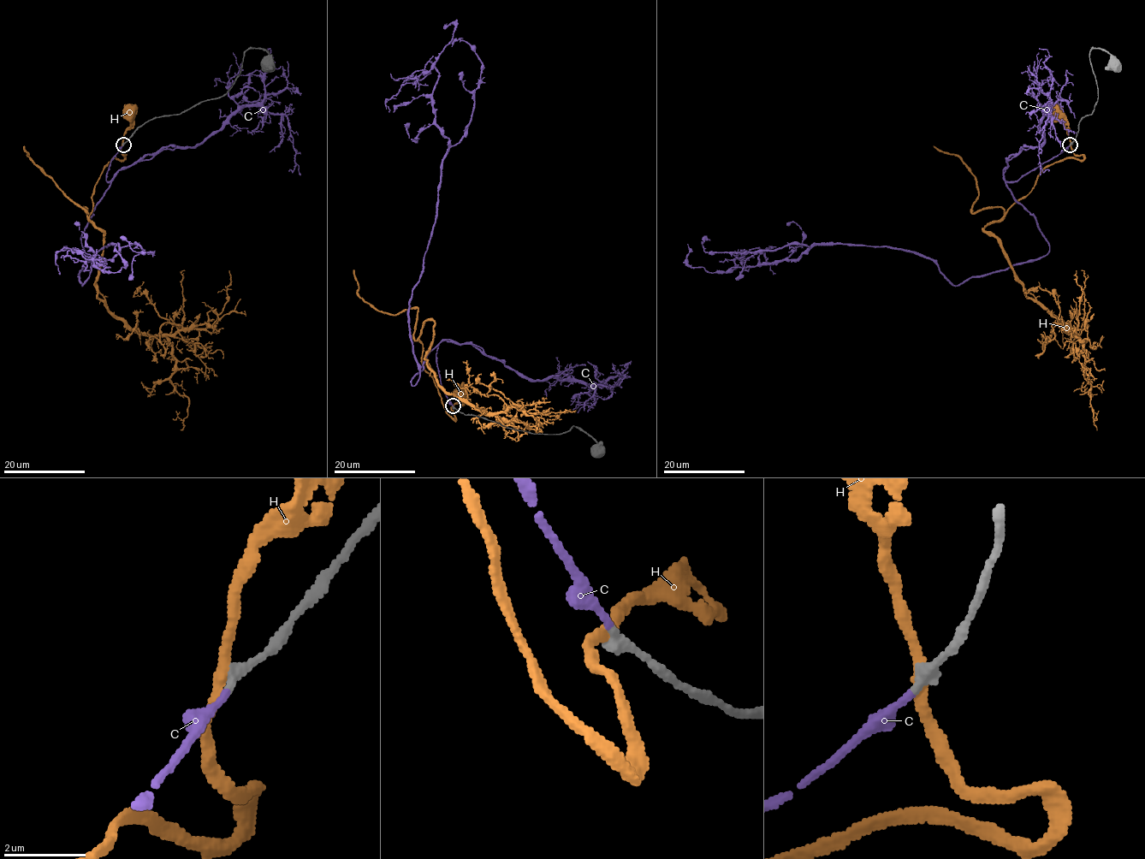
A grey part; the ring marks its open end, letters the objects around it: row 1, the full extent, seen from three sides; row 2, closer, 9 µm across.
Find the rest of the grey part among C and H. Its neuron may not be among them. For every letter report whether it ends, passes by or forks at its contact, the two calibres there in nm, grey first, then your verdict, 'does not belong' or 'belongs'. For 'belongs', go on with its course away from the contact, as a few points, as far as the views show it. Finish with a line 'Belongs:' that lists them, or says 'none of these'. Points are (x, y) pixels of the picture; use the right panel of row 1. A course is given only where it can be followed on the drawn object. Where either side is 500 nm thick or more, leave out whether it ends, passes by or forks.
C: it ends there; 340 nm thick on the grey side, 190 nm on the other; belongs; it runs (1070, 145), (1006, 184), (1047, 254), (958, 285), (885, 246), (733, 259), (758, 247), (775, 274)
H: it passes by; 340 nm thick on the grey side, 260 nm on the other; does not belong
Belongs: C

